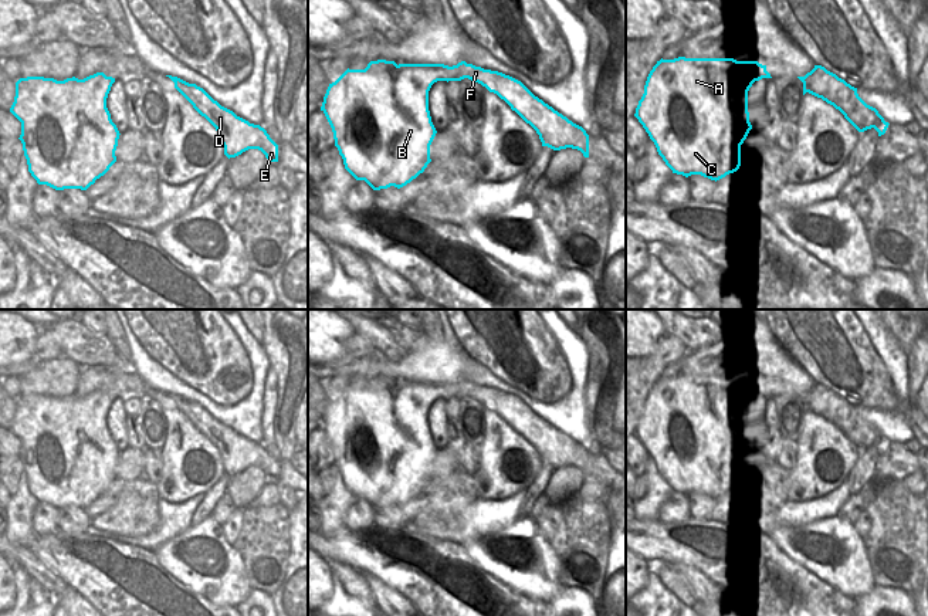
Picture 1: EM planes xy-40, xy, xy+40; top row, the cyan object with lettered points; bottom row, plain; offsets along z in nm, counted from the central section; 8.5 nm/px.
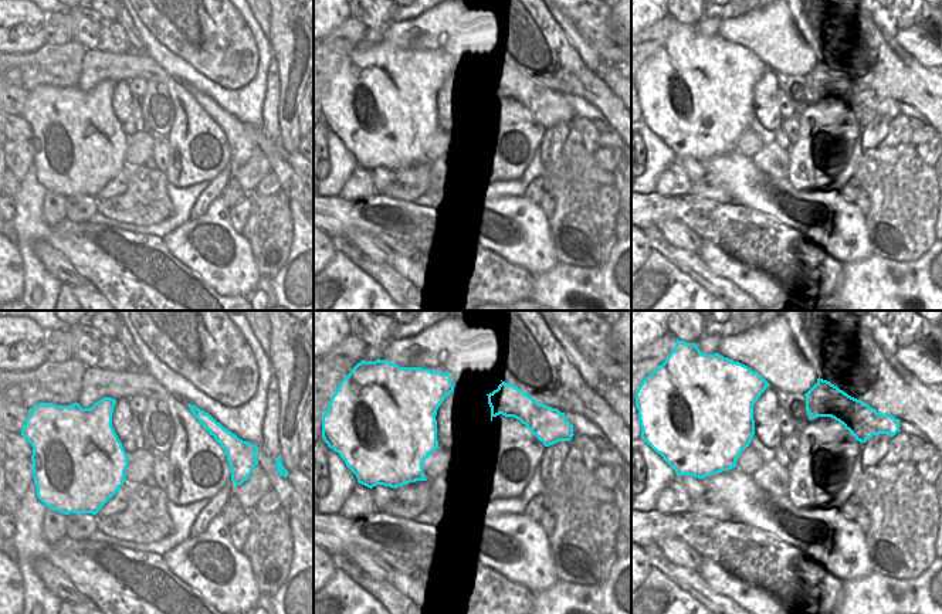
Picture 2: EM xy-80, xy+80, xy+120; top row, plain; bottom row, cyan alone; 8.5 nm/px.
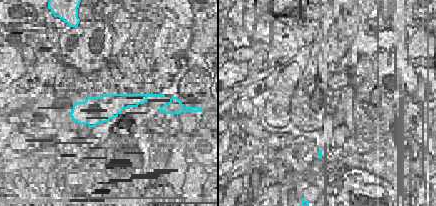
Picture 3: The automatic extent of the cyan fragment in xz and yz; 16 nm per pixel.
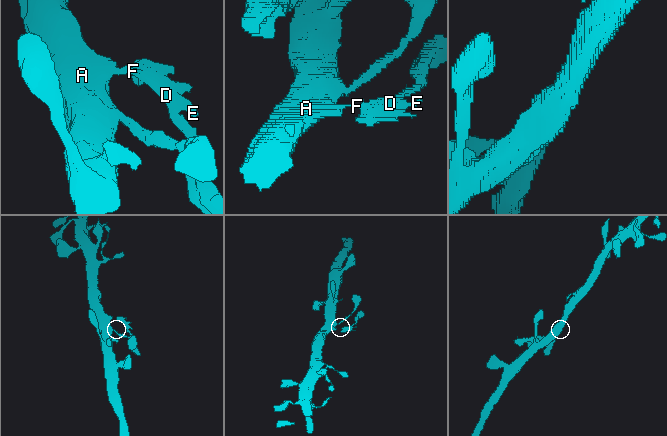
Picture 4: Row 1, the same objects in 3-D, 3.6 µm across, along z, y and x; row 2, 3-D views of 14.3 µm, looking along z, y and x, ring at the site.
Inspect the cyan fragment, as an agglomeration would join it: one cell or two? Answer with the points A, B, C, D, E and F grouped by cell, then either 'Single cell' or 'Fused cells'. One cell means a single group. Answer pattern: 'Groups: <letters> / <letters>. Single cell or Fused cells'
Groups: A B C / D E F. Fused cells.

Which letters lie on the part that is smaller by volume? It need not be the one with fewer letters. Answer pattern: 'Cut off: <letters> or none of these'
Cut off: D, E, F.

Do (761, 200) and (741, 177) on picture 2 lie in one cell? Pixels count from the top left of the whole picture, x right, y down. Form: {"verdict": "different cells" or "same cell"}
{"verdict": "same cell"}

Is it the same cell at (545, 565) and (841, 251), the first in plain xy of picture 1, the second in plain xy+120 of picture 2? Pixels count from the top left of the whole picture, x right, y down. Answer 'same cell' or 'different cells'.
same cell

